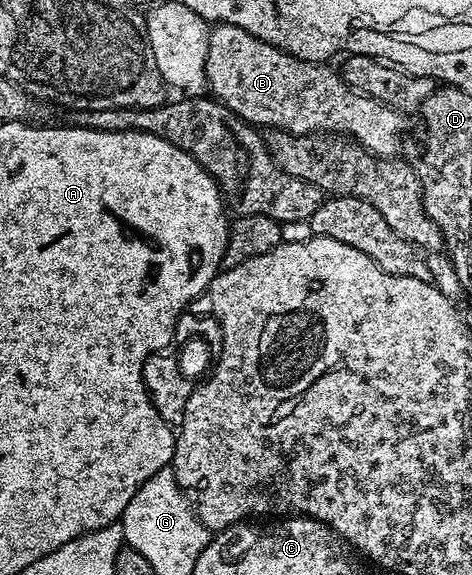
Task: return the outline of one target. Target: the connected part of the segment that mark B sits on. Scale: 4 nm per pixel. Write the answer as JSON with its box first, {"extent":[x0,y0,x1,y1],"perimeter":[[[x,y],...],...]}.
{"extent":[207,23,402,157],"perimeter":[[[226,23],[216,24],[210,30],[207,45],[207,81],[212,98],[231,109],[237,116],[250,125],[261,129],[290,131],[293,135],[315,135],[332,133],[352,137],[360,147],[366,147],[373,155],[393,157],[401,147],[402,112],[388,107],[370,95],[362,95],[360,91],[345,84],[336,70],[333,71],[324,62],[308,63],[281,51],[275,45]]]}

